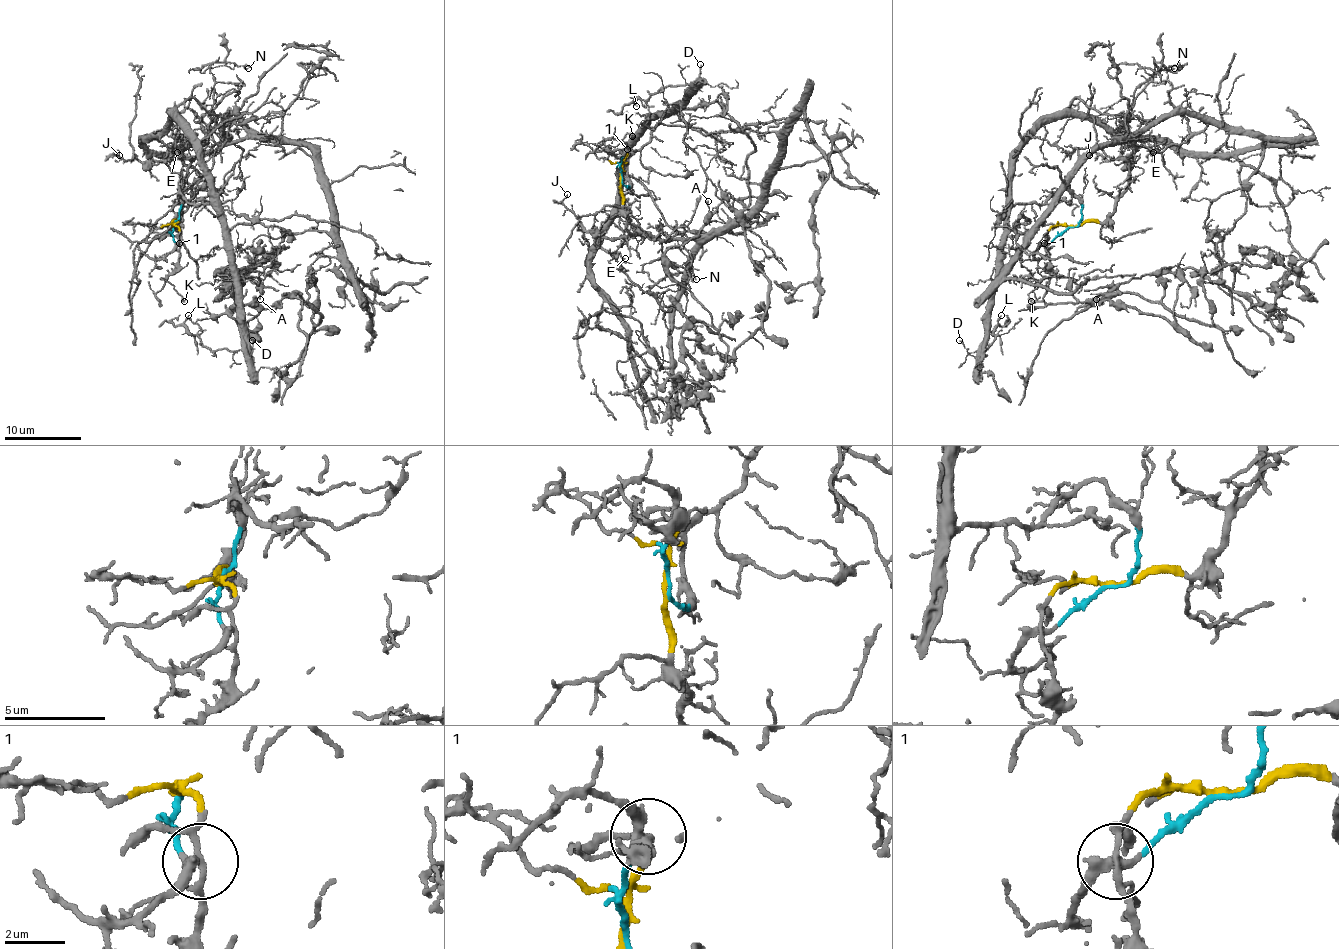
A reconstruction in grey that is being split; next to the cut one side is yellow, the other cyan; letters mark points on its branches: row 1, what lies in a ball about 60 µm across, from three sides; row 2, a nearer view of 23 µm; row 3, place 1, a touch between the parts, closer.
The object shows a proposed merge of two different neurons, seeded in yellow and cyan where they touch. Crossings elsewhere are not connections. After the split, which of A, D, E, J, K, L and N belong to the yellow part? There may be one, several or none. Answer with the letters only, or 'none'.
E, J, K, N

